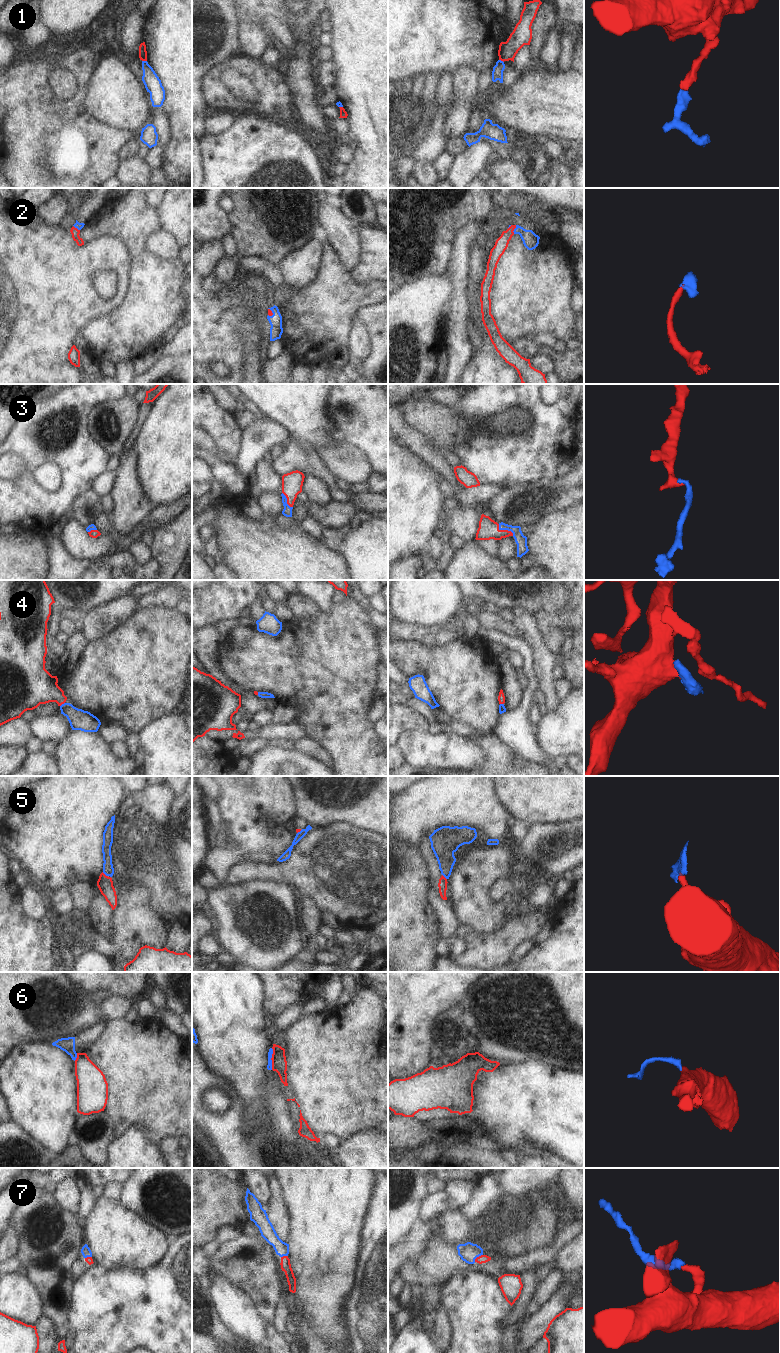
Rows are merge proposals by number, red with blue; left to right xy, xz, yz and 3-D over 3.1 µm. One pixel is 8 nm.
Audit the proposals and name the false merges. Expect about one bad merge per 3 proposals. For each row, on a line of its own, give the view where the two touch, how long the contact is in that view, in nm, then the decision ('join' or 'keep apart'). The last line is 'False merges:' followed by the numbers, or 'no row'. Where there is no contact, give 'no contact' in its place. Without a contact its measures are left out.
1: contact in xy; length 40 nm; keep apart
2: contact in yz; length 80 nm; join
3: contact in yz; length 160 nm; join
4: contact in xy; length 50 nm; join
5: contact in xy; length 60 nm; keep apart
6: contact in xz; length 180 nm; keep apart
7: contact in yz; length 90 nm; join
False merges: 1, 5, 6

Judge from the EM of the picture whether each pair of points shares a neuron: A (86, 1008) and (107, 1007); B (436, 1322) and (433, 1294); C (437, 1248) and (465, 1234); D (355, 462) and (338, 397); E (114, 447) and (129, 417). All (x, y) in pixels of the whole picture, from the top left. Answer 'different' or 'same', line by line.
A: same
B: same
C: different
D: different
E: same

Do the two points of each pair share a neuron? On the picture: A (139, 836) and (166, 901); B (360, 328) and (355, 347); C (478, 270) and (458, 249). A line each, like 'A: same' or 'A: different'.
A: same
B: same
C: different

